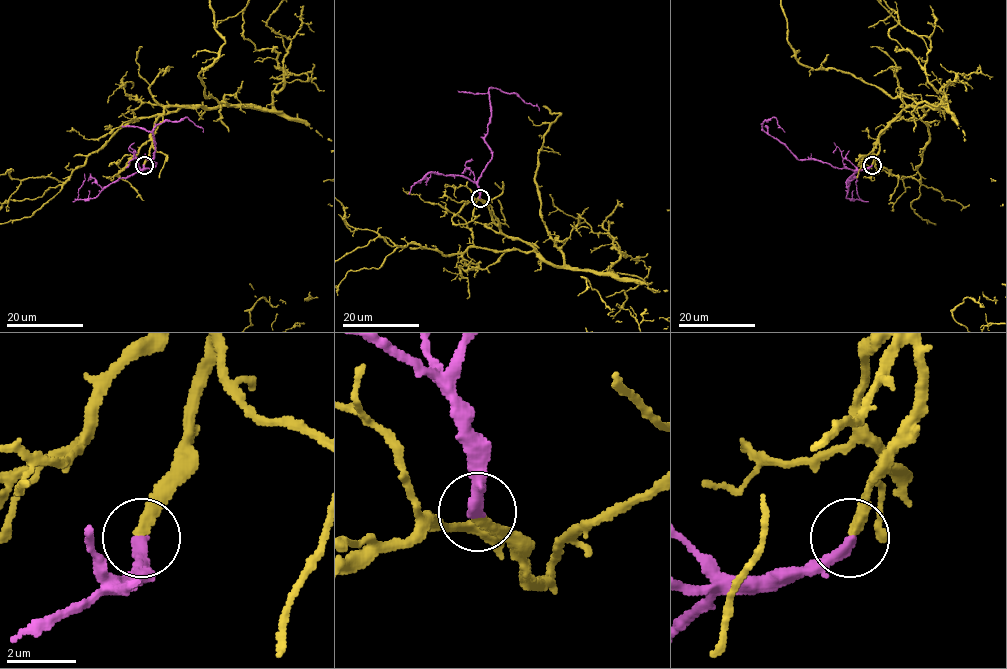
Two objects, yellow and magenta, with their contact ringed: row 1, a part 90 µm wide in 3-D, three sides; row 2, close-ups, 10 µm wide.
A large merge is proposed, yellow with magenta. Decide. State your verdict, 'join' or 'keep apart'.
join

